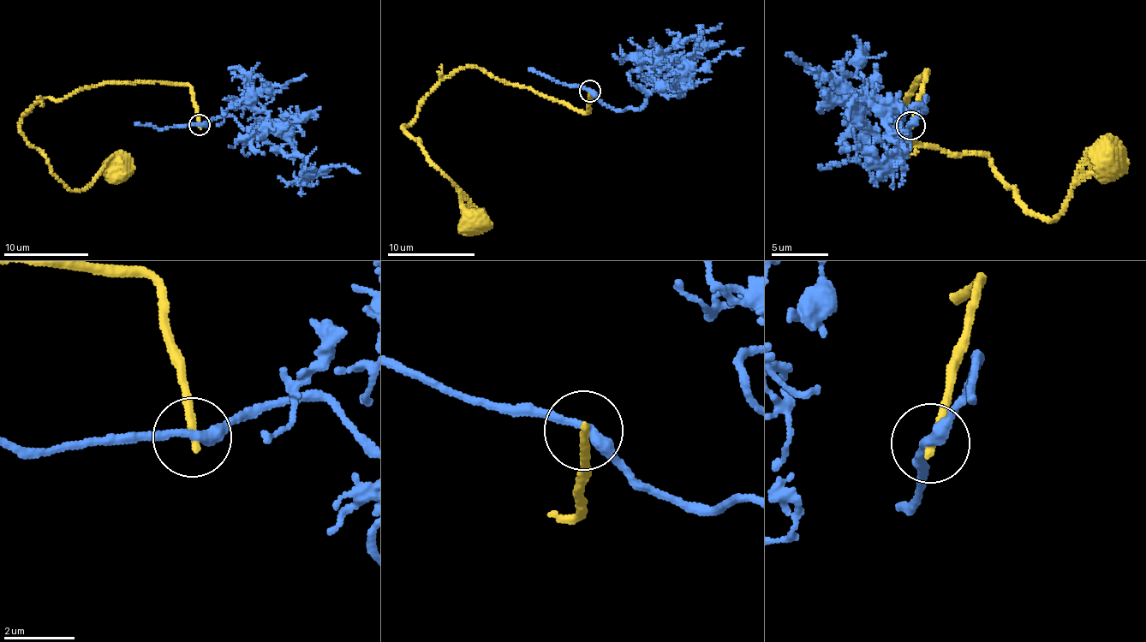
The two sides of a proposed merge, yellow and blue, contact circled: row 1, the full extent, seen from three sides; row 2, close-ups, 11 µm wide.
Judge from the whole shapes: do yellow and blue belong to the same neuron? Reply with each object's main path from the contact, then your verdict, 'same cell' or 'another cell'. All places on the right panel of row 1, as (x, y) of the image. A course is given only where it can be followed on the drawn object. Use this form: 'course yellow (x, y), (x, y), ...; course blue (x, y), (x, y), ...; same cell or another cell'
course yellow (910, 126), (925, 72), (896, 132), (906, 145), (993, 162), (1019, 202), (1053, 221), (1103, 147), (1116, 148); course blue (910, 126), (926, 98), (925, 109), (892, 115), (888, 134), (903, 153), (885, 161), (839, 151); another cell

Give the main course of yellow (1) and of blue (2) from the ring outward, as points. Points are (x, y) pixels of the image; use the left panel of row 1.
1: (199, 125), (188, 85), (123, 81), (45, 98), (20, 121), (21, 135), (72, 191), (116, 157), (129, 164)
2: (199, 125), (232, 116), (245, 128), (285, 136), (308, 175), (341, 166), (360, 173)

